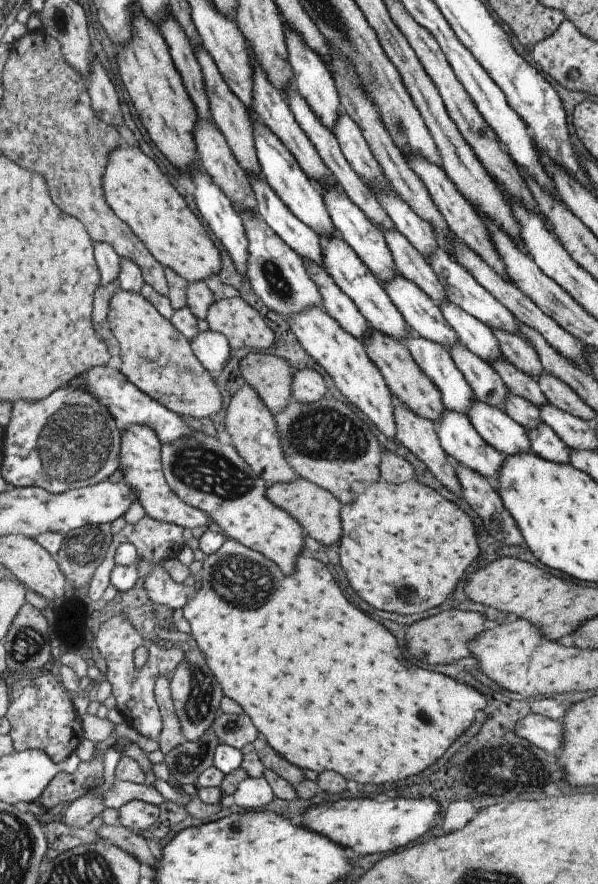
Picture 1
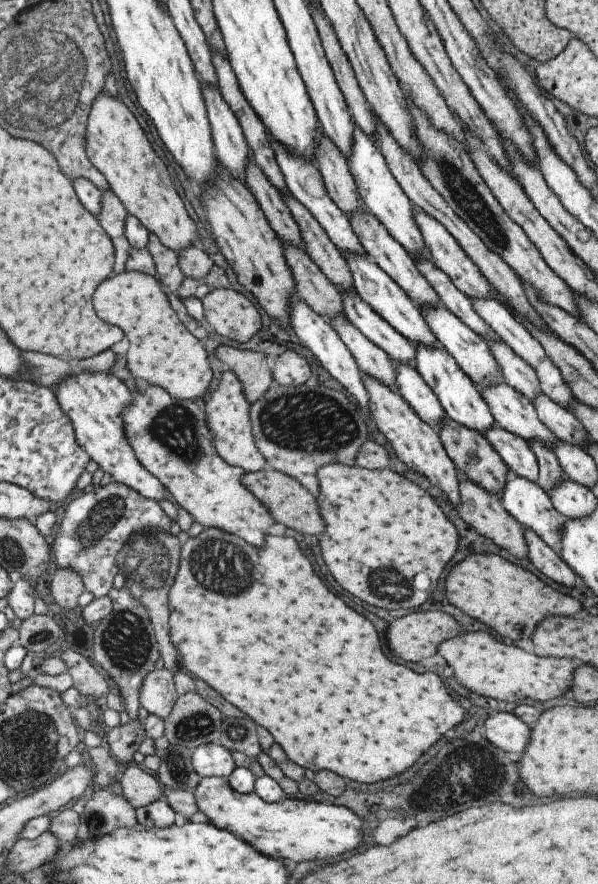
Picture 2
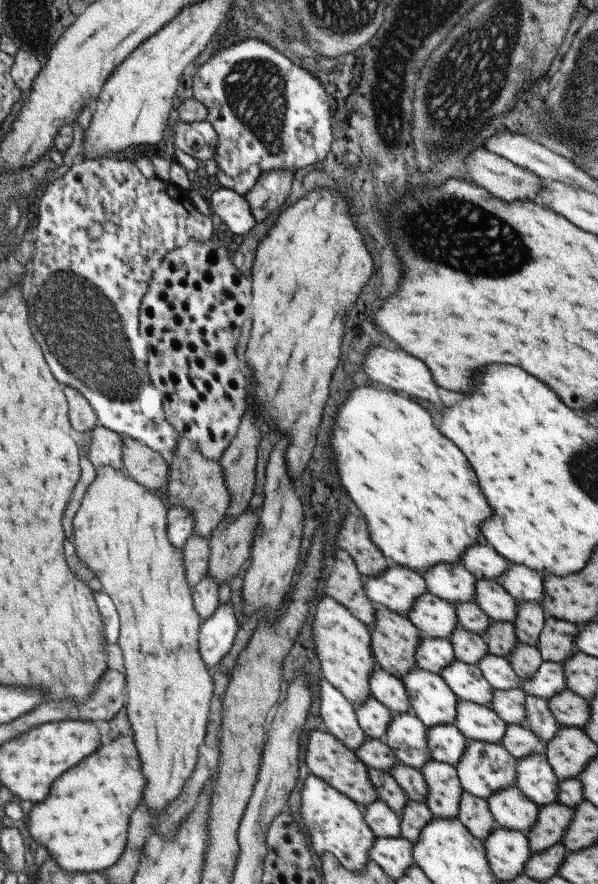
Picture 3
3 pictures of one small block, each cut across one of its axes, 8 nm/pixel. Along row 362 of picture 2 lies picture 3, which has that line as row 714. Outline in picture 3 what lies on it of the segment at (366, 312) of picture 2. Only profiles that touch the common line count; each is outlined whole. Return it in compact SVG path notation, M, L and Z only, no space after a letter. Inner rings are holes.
M412 712L394 713L382 740L392 749L399 762L416 769L433 760L427 746L428 727Z

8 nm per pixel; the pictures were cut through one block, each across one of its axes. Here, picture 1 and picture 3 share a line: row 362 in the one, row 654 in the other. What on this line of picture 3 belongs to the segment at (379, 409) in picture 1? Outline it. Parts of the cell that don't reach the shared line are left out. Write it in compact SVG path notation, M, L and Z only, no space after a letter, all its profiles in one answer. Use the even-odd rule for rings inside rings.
M328 595L318 602L316 608L312 621L314 646L324 678L349 701L356 705L362 704L371 696L370 677L378 667L370 648L370 628L358 620L346 606Z

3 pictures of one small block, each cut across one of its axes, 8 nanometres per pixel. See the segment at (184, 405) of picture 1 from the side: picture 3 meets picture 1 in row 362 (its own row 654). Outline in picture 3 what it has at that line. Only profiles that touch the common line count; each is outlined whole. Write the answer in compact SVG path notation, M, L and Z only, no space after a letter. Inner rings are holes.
M104 465L96 469L96 477L88 486L82 505L76 512L76 518L72 520L74 524L74 544L78 550L78 556L95 572L95 575L101 582L102 592L109 594L109 597L115 604L117 613L119 614L119 636L118 645L122 650L124 666L126 668L126 680L128 684L128 703L127 715L131 722L131 729L135 736L135 745L142 761L142 772L146 777L147 783L143 800L145 805L151 810L155 816L161 815L165 808L171 804L180 793L183 784L191 777L198 760L198 748L200 744L205 742L205 734L207 733L207 724L209 721L209 712L211 711L212 692L214 692L214 679L206 663L203 661L202 655L198 649L198 638L200 634L201 624L203 620L194 608L194 599L192 596L192 588L186 580L185 558L183 557L183 548L179 549L171 544L167 535L167 501L162 492L151 490L130 478L124 470L119 471L114 467Z

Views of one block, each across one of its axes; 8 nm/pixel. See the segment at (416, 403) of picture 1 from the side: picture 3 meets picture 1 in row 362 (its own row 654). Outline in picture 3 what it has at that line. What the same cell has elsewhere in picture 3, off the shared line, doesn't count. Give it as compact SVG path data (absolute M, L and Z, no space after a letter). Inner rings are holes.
M379 606L375 611L375 625L370 627L370 648L373 650L376 662L382 670L395 675L402 680L403 676L417 666L416 653L420 639L423 636L408 616L392 612L385 607Z

